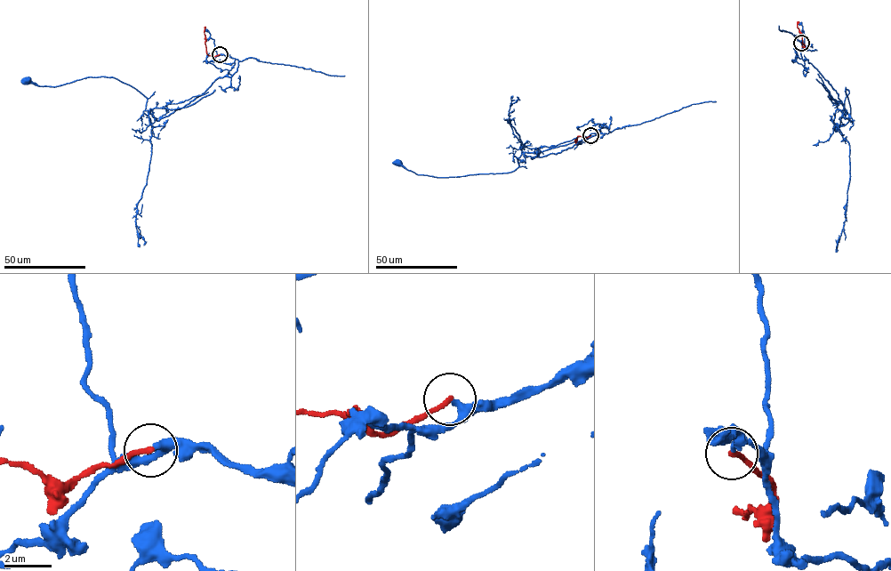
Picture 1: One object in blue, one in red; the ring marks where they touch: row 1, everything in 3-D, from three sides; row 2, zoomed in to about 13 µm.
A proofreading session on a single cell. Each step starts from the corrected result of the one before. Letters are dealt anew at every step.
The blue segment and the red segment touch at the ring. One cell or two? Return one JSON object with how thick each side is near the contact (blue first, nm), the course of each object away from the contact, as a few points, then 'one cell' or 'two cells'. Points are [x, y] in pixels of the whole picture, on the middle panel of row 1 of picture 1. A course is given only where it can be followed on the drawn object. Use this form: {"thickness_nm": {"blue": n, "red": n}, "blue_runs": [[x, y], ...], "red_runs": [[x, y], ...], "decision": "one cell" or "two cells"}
{"thickness_nm": {"blue": 260, "red": 220}, "blue_runs": [[590, 135], [608, 128], [560, 152], [522, 153], [518, 166], [505, 172], [434, 177], [398, 163]], "red_runs": [[590, 135], [577, 136], [576, 142]], "decision": "two cells"}

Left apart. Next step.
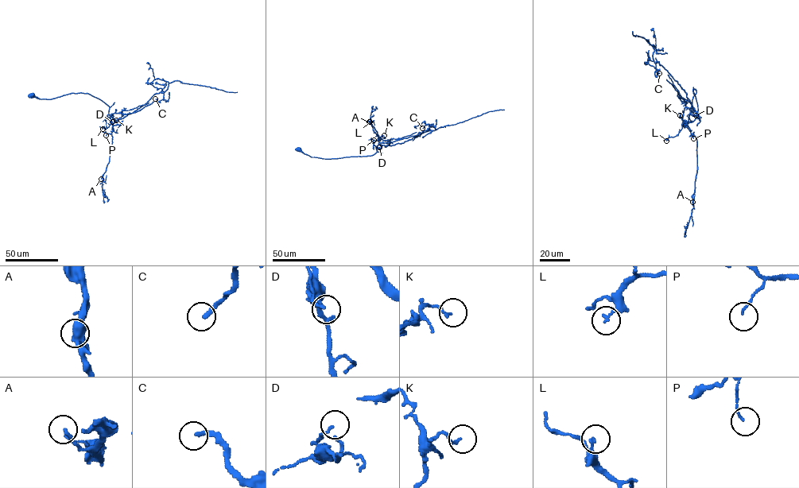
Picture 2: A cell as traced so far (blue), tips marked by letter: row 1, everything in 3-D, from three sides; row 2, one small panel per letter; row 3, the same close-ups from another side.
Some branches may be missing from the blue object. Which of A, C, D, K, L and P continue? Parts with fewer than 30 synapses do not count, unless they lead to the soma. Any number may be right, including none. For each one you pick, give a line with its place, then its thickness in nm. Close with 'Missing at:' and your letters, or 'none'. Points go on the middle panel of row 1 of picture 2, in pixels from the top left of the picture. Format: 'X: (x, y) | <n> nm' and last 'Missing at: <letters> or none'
Missing at: none

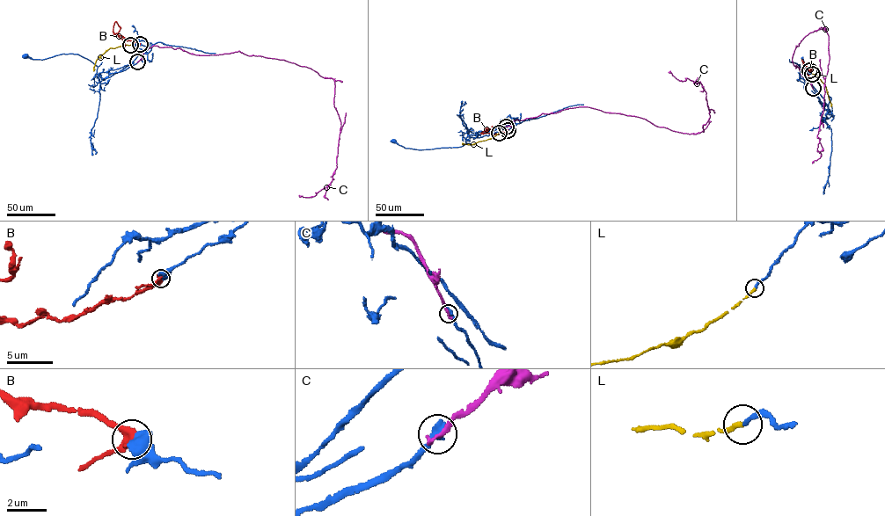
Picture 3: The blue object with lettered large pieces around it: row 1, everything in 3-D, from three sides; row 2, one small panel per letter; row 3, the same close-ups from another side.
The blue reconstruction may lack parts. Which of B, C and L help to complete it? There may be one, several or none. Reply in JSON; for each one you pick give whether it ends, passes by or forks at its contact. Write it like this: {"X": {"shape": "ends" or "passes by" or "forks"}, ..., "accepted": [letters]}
{"L": {"shape": "ends"}, "accepted": ["L"]}

